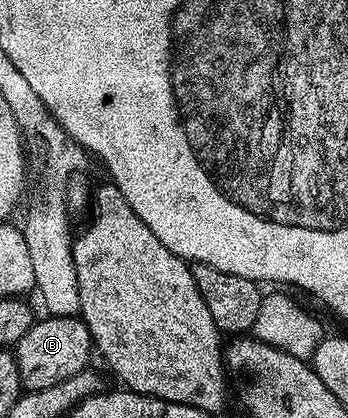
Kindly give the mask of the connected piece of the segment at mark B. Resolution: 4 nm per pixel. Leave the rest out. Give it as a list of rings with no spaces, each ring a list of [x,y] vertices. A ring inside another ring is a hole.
[[[47,315],[45,319],[35,319],[28,334],[24,334],[18,339],[16,345],[22,387],[27,392],[56,386],[56,382],[64,382],[64,378],[72,378],[72,374],[80,374],[91,363],[90,331],[81,318]]]

